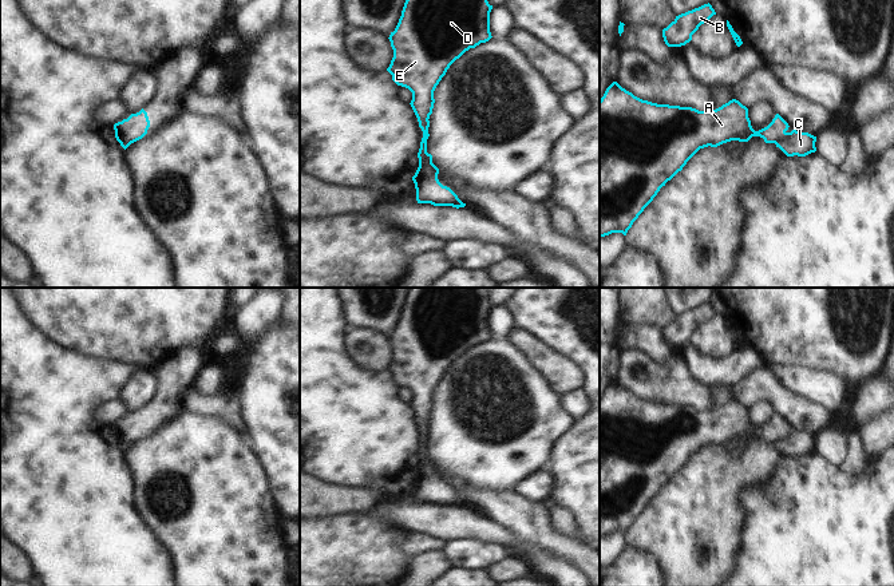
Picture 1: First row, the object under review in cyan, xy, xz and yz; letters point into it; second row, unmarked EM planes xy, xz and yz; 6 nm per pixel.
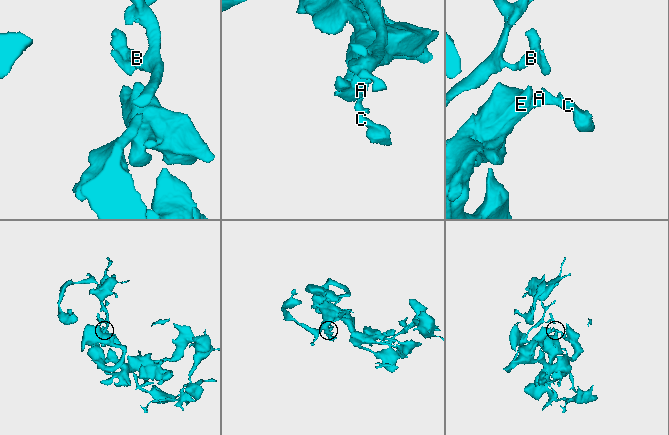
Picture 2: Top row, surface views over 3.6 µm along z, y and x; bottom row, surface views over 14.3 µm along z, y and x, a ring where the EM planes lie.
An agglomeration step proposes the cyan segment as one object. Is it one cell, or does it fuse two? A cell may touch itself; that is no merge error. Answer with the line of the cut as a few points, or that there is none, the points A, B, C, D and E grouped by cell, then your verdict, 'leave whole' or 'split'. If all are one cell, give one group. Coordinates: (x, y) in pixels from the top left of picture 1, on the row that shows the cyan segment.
cut in xz along (419, 163), (428, 163), (436, 174); A B D E / C; split

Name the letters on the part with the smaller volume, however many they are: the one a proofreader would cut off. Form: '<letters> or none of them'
C

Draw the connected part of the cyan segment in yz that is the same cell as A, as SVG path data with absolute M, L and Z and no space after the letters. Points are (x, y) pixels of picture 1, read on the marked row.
M613 82L600 99L600 237L612 233L626 235L660 189L700 149L717 147L731 140L748 142L752 136L760 136L766 143L776 143L788 127L776 114L767 127L755 131L748 108L736 99L716 110L699 111L642 100Z

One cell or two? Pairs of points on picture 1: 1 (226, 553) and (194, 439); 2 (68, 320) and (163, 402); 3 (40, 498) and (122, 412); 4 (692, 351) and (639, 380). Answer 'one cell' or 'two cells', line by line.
1: one cell
2: two cells
3: two cells
4: two cells

